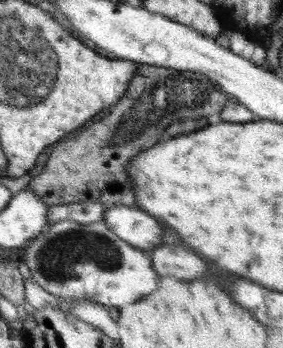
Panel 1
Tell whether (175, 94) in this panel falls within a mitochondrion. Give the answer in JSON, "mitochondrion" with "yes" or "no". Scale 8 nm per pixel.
{"mitochondrion":"yes"}

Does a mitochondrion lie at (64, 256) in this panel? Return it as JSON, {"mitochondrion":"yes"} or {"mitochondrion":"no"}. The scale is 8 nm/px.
{"mitochondrion":"yes"}

